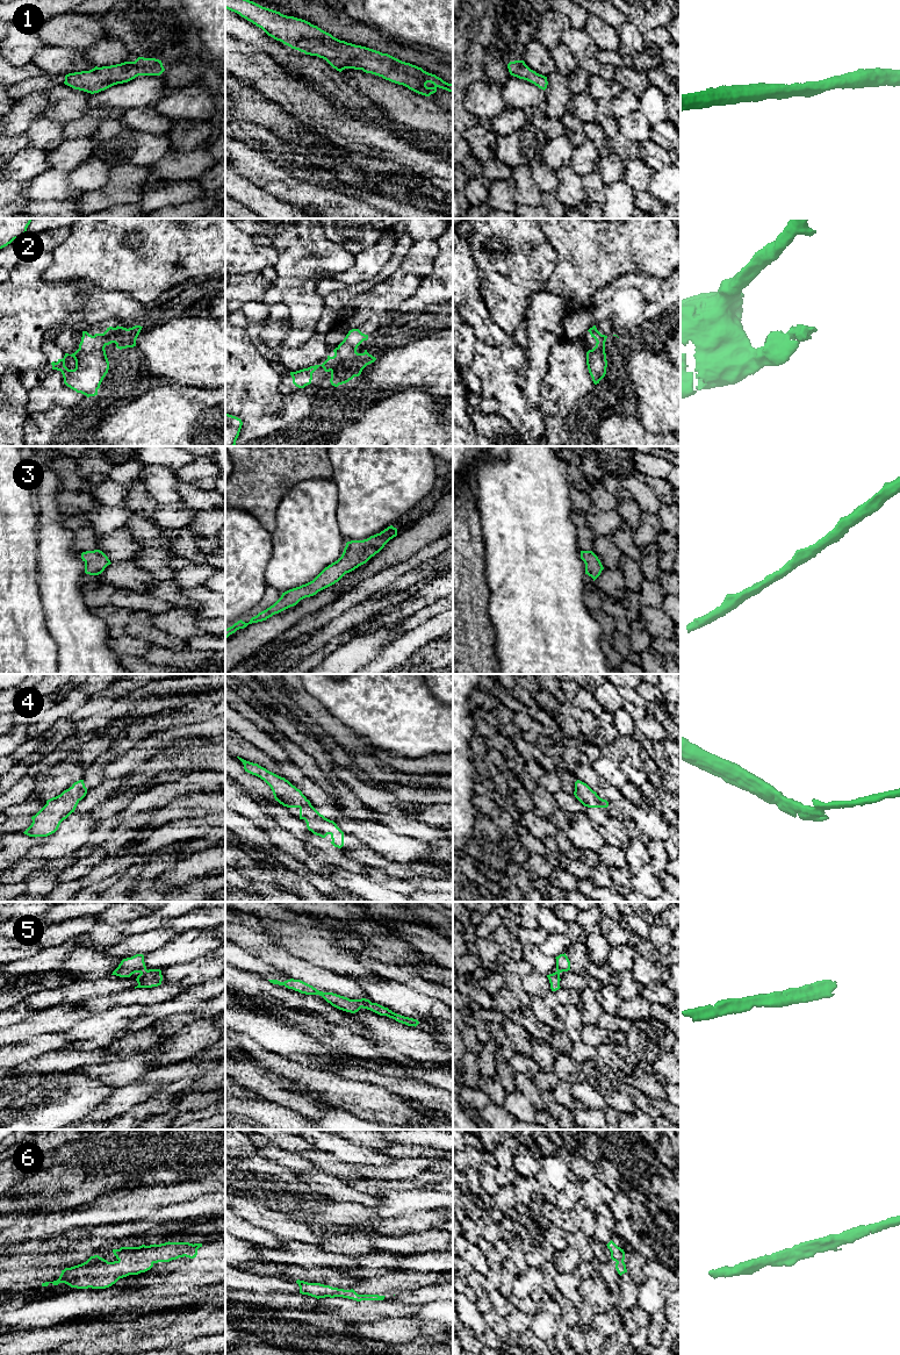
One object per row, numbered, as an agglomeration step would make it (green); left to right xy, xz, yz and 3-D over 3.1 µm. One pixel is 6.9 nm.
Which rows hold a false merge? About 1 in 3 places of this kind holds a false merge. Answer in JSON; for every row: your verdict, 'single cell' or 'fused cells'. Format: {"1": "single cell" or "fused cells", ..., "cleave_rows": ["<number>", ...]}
{"1": "single cell", "2": "single cell", "3": "single cell", "4": "single cell", "5": "single cell", "6": "single cell", "cleave_rows": []}

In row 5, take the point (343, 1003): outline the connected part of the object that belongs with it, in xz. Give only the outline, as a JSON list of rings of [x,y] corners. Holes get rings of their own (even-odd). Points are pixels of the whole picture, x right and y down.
[[[290,978],[285,982],[280,982],[278,980],[268,980],[268,981],[273,984],[285,985],[286,988],[293,989],[301,994],[319,995],[332,1006],[346,1012],[355,1013],[362,1008],[362,1009],[370,1010],[380,1016],[387,1016],[389,1018],[393,1018],[396,1021],[405,1024],[408,1026],[416,1027],[419,1024],[417,1019],[397,1015],[391,1010],[389,1010],[388,1008],[384,1008],[377,1003],[372,1003],[369,999],[366,999],[366,998],[350,999],[347,997],[344,997],[333,992],[323,992],[301,980]]]

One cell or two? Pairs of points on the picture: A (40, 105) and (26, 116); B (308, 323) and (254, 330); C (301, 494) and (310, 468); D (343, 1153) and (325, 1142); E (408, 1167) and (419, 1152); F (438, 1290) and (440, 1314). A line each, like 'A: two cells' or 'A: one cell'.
A: one cell
B: two cells
C: two cells
D: one cell
E: two cells
F: one cell

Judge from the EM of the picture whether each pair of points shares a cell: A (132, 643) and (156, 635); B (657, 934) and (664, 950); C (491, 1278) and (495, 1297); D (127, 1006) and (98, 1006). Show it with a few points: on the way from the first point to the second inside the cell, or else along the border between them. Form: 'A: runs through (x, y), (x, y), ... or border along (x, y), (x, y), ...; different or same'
A: border along (126, 633), (155, 645); different
B: runs through (661, 938), (663, 946); same
C: border along (489, 1290), (498, 1290), (508, 1298); different
D: runs through (120, 1003), (105, 1003); same

